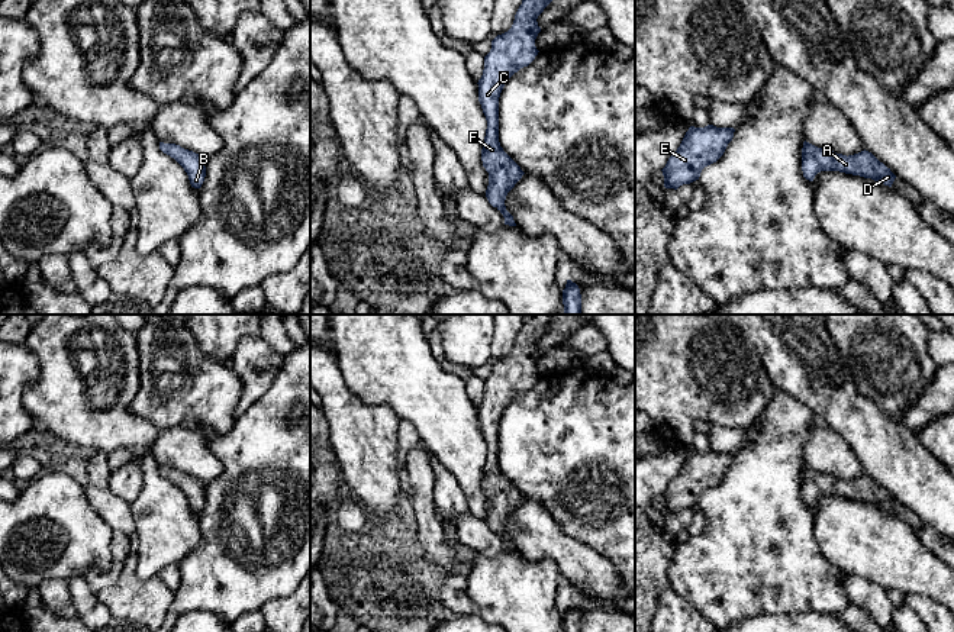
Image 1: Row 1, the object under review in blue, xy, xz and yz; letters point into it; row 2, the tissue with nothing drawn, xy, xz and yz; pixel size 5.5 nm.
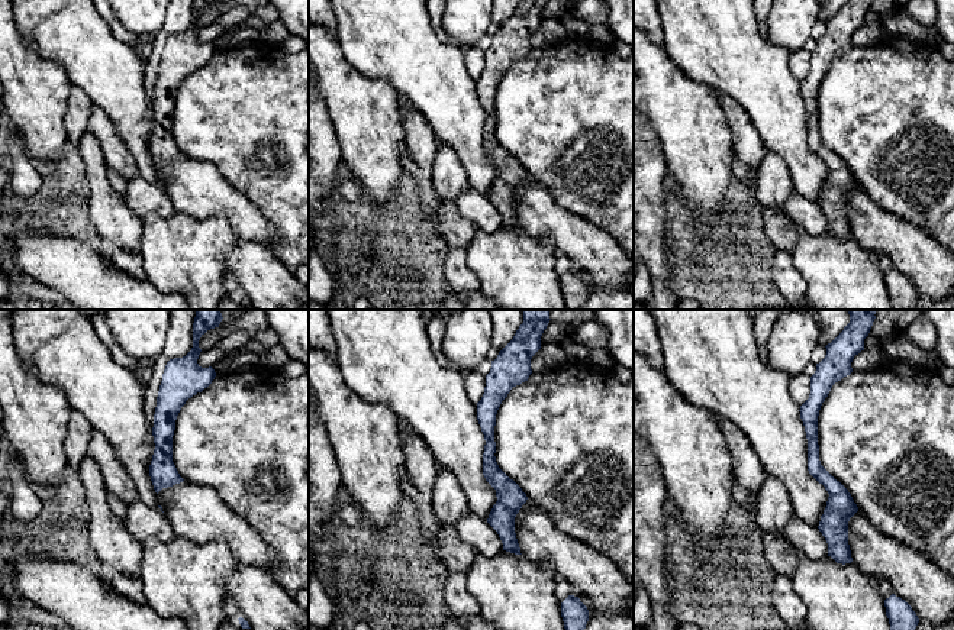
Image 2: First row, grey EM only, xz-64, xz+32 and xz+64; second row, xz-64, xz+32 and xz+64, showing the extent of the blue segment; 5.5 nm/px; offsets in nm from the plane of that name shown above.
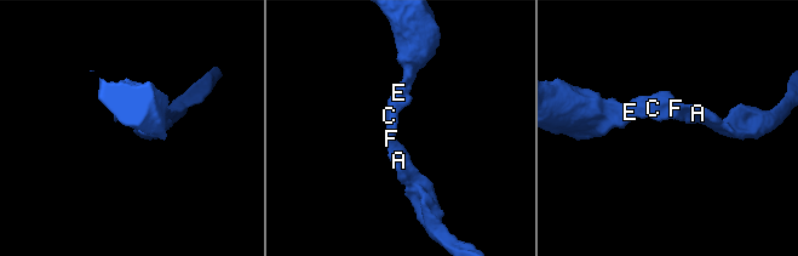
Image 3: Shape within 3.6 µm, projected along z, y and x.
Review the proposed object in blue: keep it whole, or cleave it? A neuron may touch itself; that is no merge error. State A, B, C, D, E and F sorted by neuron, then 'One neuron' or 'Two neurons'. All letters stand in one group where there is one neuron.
Groups: A B C D E F. One neuron

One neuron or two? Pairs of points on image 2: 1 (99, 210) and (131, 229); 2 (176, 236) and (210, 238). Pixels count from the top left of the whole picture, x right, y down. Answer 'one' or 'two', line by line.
1: one
2: one

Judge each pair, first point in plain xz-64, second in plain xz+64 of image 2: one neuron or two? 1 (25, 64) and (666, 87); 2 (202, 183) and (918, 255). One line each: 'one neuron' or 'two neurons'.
1: one neuron
2: one neuron

